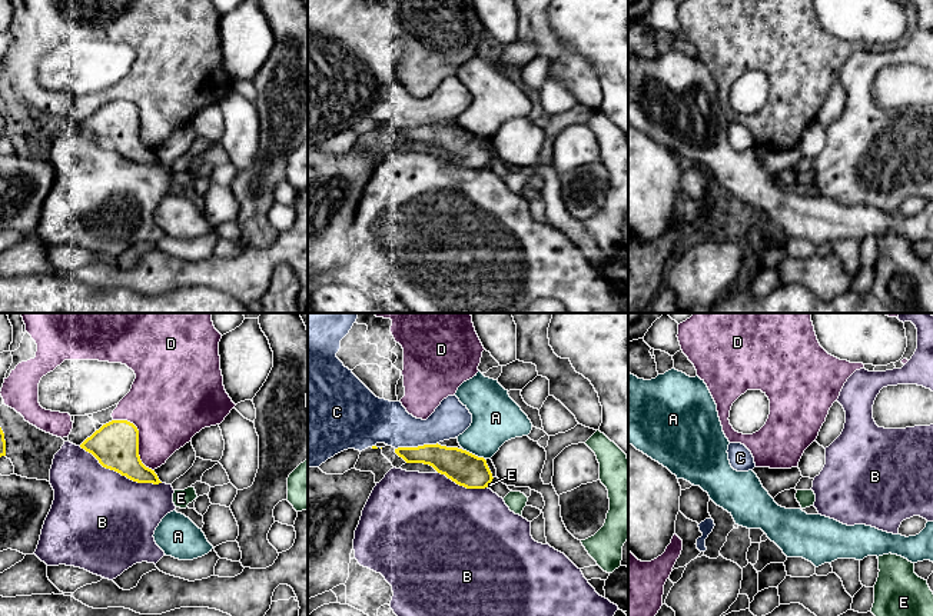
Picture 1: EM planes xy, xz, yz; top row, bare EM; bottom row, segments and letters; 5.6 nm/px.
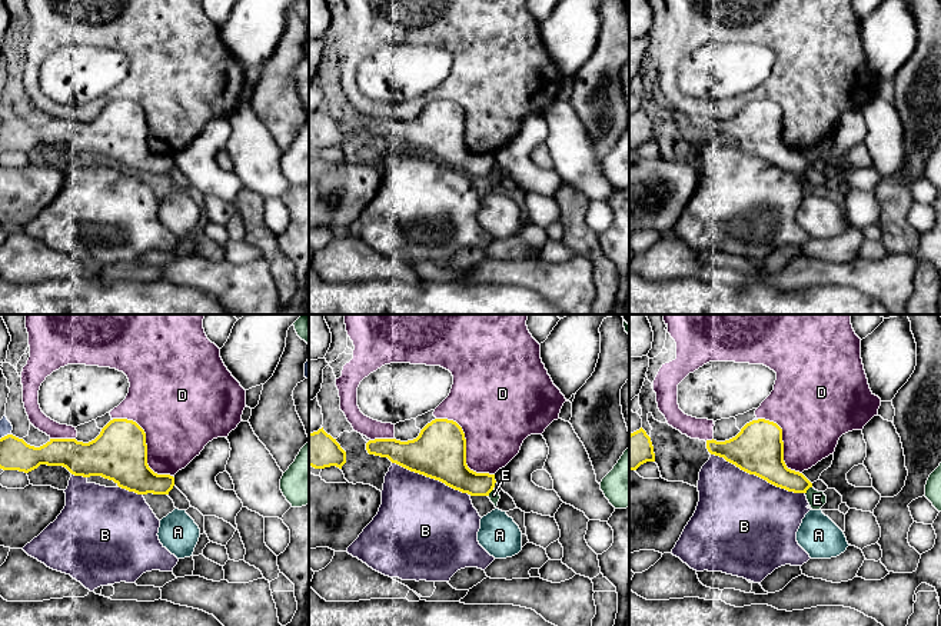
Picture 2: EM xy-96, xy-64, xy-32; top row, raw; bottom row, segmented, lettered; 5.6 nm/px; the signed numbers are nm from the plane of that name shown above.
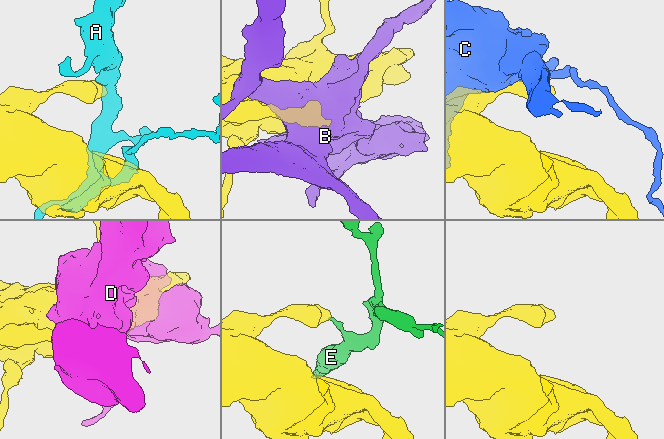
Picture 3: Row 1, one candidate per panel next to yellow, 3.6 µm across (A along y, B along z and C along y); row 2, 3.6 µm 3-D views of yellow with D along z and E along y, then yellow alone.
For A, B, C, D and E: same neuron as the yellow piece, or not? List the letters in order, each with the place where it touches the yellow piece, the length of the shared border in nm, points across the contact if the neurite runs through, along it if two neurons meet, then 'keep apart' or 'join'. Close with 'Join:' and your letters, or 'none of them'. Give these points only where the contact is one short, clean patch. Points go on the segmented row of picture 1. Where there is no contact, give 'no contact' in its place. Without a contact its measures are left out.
A: contact xz (474, 455); length 130 nm; border xz (464, 449), (484, 459); keep apart
B: contact xy (120, 473); length 500 nm; keep apart
C: contact xz (415, 448); length 240 nm; keep apart
D: contact xy (138, 439); length 380 nm; keep apart
E: contact xz (490, 482); length 50 nm; border xz (491, 480), (487, 486); keep apart
Join: none of them

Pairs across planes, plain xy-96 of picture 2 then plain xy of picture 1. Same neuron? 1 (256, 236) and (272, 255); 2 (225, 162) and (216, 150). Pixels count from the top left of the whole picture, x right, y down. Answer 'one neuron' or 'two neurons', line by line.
1: two neurons
2: one neuron

